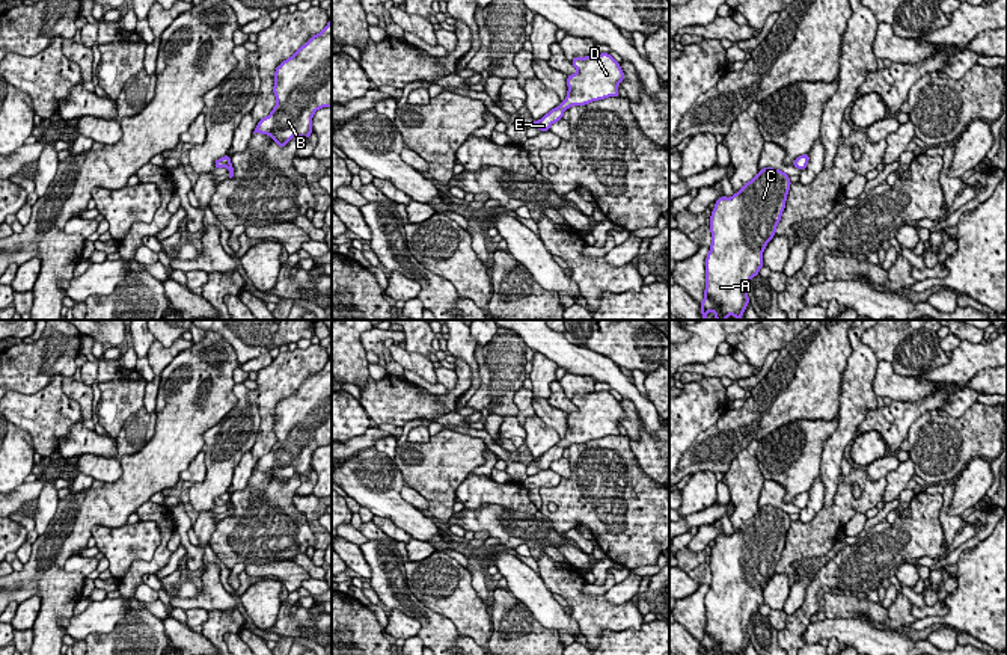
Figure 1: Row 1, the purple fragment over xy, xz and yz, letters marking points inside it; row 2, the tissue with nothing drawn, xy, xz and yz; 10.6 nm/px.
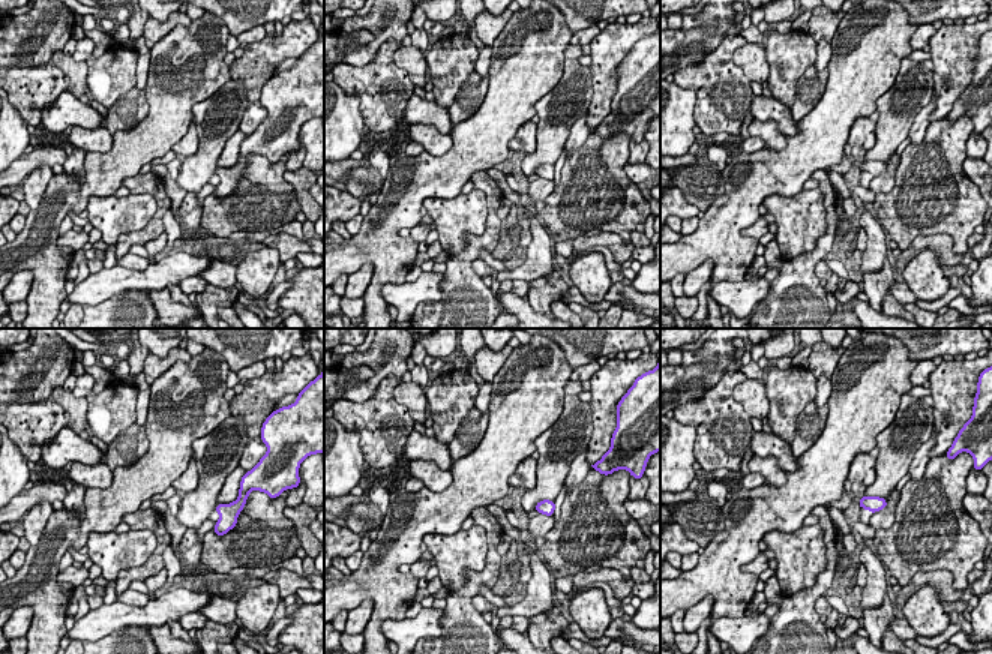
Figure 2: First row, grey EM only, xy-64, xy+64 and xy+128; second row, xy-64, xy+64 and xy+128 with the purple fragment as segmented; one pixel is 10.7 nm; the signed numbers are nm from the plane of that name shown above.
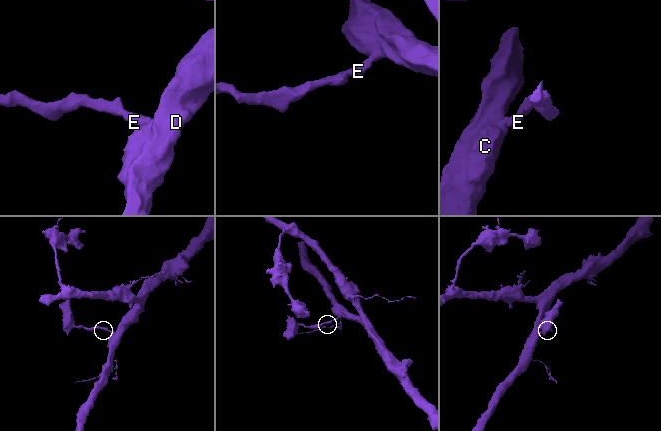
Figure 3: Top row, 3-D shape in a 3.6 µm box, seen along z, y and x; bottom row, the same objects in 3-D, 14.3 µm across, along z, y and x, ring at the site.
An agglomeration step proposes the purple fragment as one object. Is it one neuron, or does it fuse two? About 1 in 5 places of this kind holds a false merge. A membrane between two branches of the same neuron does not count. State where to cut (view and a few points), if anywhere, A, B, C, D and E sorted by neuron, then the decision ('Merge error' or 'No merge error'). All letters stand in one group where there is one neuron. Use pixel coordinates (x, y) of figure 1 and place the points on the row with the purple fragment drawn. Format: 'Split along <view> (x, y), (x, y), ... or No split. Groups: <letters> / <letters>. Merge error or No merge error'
No split. Groups: A B C D E. No merge error

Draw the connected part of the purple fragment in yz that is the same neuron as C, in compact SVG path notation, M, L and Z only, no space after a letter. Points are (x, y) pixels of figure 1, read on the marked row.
M763 168L731 198L721 196L710 216L712 244L706 257L706 290L699 303L702 320L712 311L716 320L728 315L742 320L749 305L748 284L764 266L763 251L776 234L785 208L790 177L781 169Z

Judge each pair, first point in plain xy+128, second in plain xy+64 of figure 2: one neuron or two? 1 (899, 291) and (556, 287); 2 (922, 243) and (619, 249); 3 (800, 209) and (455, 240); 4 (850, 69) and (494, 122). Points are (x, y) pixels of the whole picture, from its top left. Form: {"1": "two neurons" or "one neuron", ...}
{"1": "two neurons", "2": "one neuron", "3": "one neuron", "4": "one neuron"}

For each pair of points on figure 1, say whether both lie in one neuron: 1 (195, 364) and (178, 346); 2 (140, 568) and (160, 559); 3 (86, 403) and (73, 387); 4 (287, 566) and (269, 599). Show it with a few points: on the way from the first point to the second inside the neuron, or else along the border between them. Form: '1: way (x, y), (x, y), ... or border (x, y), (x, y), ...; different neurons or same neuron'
1: border (193, 343), (159, 375); different neurons
2: way (145, 568), (151, 568), (156, 563); same neuron
3: way (85, 399), (77, 391); same neuron
4: border (279, 578), (284, 583); different neurons

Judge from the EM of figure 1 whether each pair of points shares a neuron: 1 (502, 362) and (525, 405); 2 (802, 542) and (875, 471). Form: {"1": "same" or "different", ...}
{"1": "different", "2": "different"}

